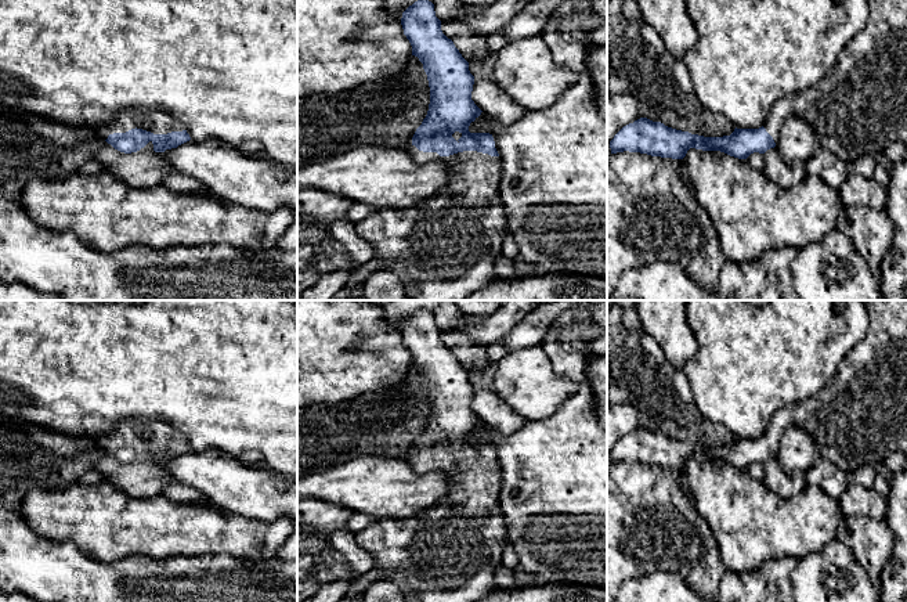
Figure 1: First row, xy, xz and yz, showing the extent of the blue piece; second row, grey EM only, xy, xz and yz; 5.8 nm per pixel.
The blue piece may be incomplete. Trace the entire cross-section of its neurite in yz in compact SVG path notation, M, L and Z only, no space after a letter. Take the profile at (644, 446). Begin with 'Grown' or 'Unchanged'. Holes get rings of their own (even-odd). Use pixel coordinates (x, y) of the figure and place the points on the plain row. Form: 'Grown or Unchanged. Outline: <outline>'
Grown. Outline: M907 300L861 302L870 318L863 342L848 353L820 393L807 401L780 408L762 437L736 437L730 446L704 447L640 428L614 446L610 451L611 464L629 461L683 469L690 458L695 458L747 469L754 462L765 464L776 457L788 426L798 426L810 435L821 458L849 476L860 466L877 465L890 453L900 451L907 455Z

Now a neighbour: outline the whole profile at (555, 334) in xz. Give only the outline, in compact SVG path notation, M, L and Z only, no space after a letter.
M554 321L542 343L554 371L578 383L557 411L543 421L527 421L517 432L502 435L484 422L470 433L470 443L489 443L502 473L499 505L520 566L538 583L561 581L607 590L607 432L600 426L586 376L582 349L564 340L564 329Z

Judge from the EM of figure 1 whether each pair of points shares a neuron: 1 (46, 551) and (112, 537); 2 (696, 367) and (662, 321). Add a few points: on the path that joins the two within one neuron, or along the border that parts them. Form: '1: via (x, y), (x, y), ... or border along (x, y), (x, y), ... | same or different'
1: border along (43, 537), (72, 541), (87, 555), (103, 562) | different
2: border along (689, 324), (696, 341), (696, 352), (682, 368) | different

